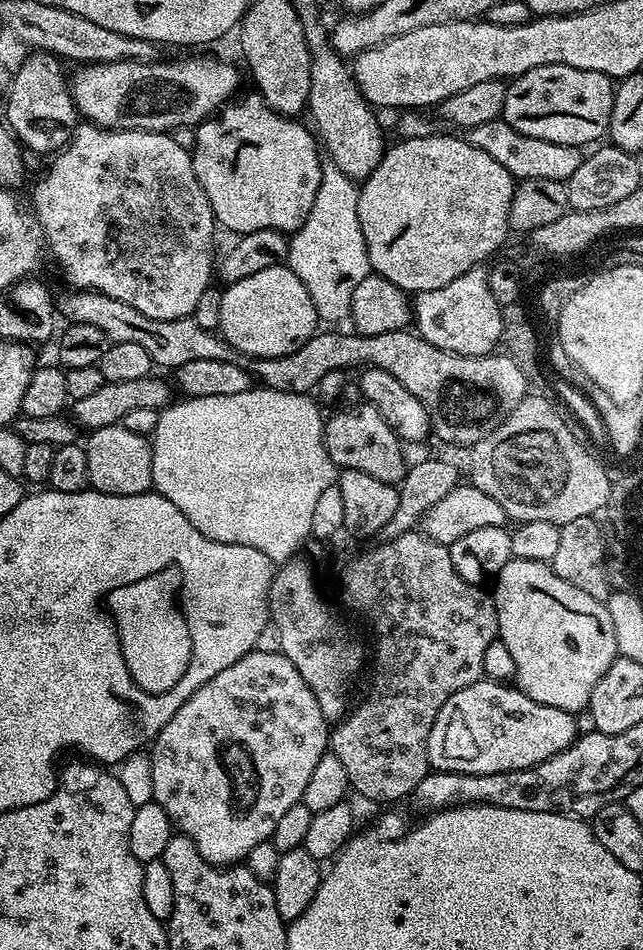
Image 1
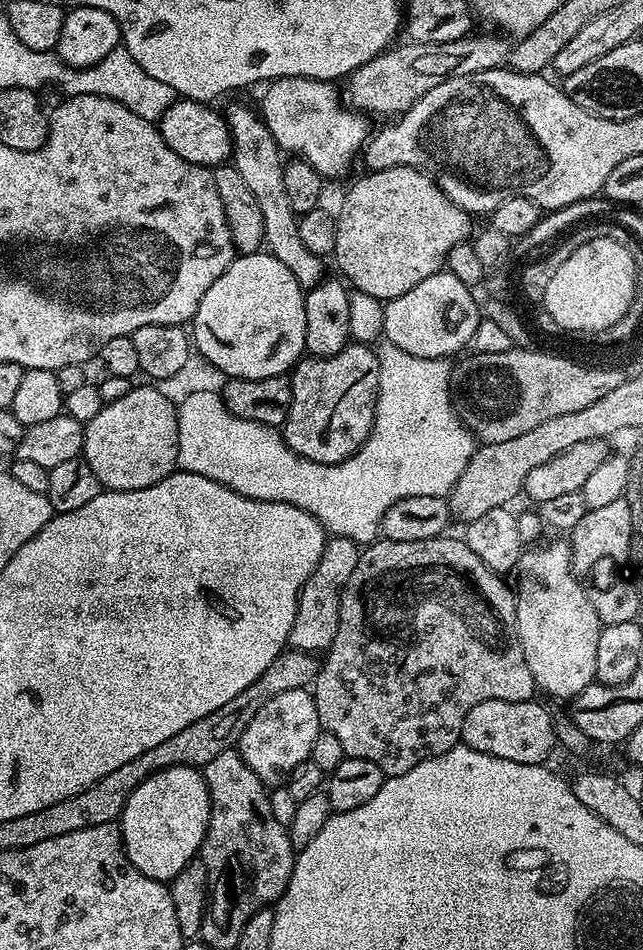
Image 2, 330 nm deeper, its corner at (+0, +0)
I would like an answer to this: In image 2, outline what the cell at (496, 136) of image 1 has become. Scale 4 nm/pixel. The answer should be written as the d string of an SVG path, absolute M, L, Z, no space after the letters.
M278 78L263 89L258 112L270 130L274 142L285 153L305 160L320 175L344 176L352 168L352 159L367 144L370 129L363 115L346 110L337 85L314 78Z

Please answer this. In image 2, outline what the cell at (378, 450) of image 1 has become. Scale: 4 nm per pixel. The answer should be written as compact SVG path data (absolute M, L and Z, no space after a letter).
M349 342L333 356L301 359L292 369L290 379L290 410L282 426L282 435L290 450L319 464L337 464L349 460L367 442L372 424L376 420L376 390L380 387L380 363L376 352L367 344Z

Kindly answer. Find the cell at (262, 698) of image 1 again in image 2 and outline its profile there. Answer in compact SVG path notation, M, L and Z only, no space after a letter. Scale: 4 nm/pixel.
M308 688L286 690L286 694L278 694L278 698L270 698L254 718L250 718L250 726L240 736L238 751L241 758L258 774L258 778L266 786L280 786L288 779L288 775L298 766L298 762L309 759L314 750L314 738L322 731L316 697Z

